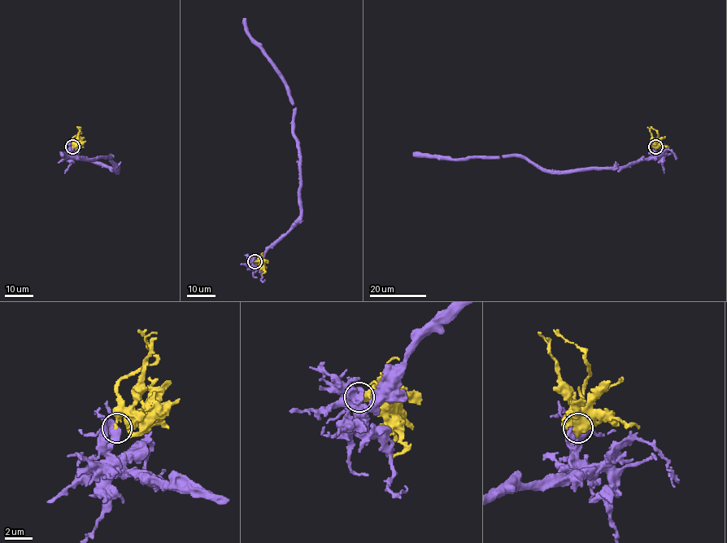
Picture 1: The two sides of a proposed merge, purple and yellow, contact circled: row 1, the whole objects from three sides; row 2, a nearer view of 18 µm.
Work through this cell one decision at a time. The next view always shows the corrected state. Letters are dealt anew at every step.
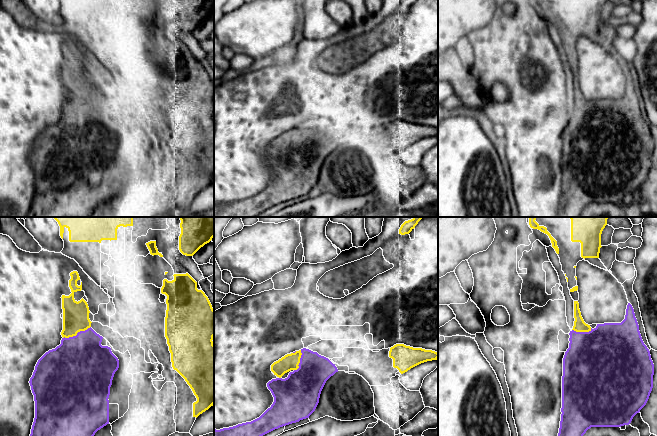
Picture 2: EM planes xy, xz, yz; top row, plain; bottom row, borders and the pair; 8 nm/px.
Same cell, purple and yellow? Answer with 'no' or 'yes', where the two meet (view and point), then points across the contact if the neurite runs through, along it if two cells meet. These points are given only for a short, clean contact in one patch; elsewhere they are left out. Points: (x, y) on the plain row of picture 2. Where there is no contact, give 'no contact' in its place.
yes; meets purple in xy at (77, 110); runs through xy (80, 141), (80, 117), (77, 110), (75, 90)

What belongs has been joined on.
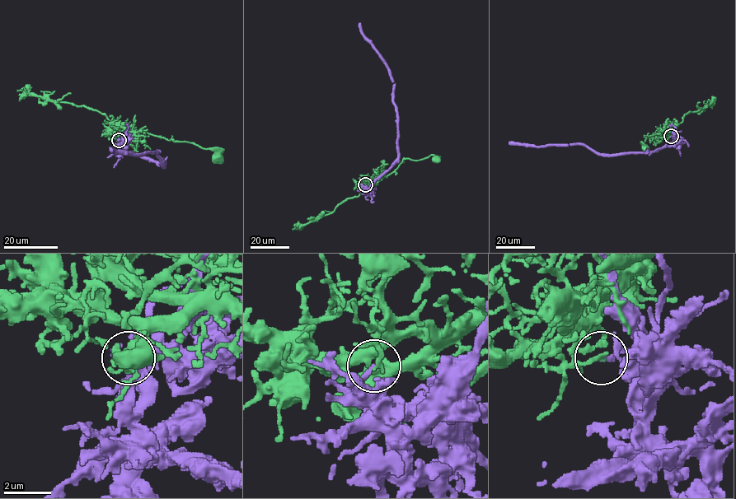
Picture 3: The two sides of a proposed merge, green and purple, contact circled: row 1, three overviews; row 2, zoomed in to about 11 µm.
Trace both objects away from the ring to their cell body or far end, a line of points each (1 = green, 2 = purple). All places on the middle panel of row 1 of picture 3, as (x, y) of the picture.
1: (365, 184), (367, 181), (382, 179), (393, 172), (404, 159), (419, 160), (433, 155), (434, 158)
2: (365, 184), (368, 189), (397, 157), (397, 117), (393, 101), (395, 83), (387, 65), (363, 34), (359, 23)

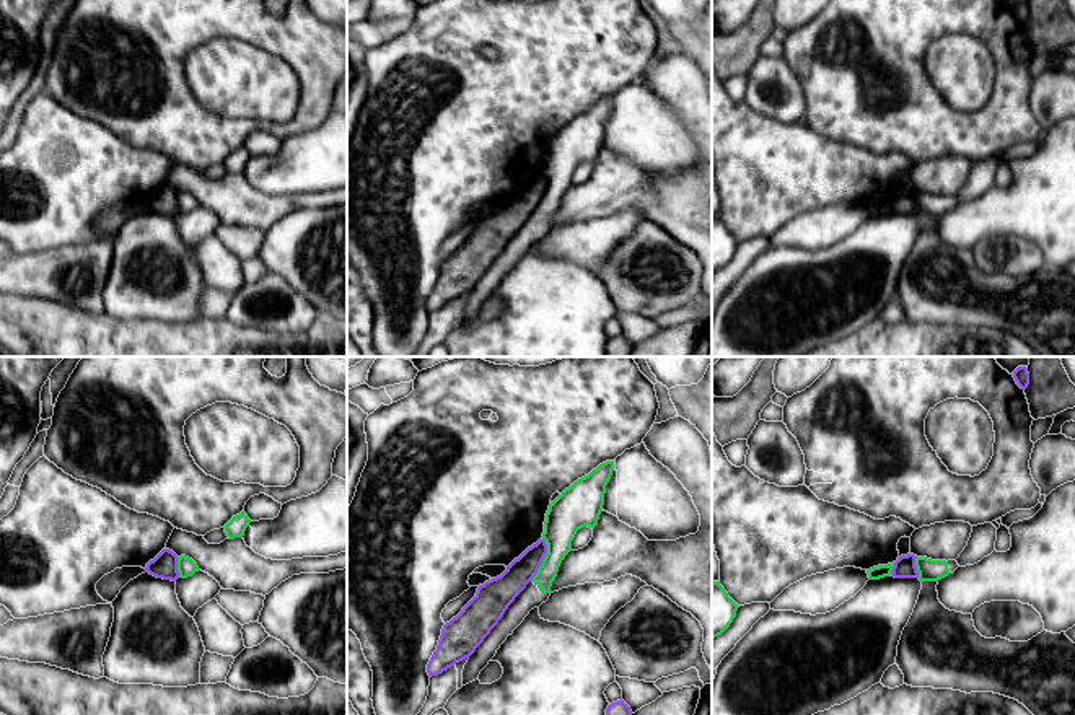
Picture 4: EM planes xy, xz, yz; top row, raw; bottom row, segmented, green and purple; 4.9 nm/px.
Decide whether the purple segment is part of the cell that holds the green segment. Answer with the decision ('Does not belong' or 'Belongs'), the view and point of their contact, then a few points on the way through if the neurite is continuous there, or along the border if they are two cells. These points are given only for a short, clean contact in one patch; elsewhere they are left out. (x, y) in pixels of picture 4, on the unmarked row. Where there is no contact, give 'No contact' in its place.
Does not belong. Touches green at xz (544, 194). Boundary: xz (543, 173), (546, 191), (530, 215)

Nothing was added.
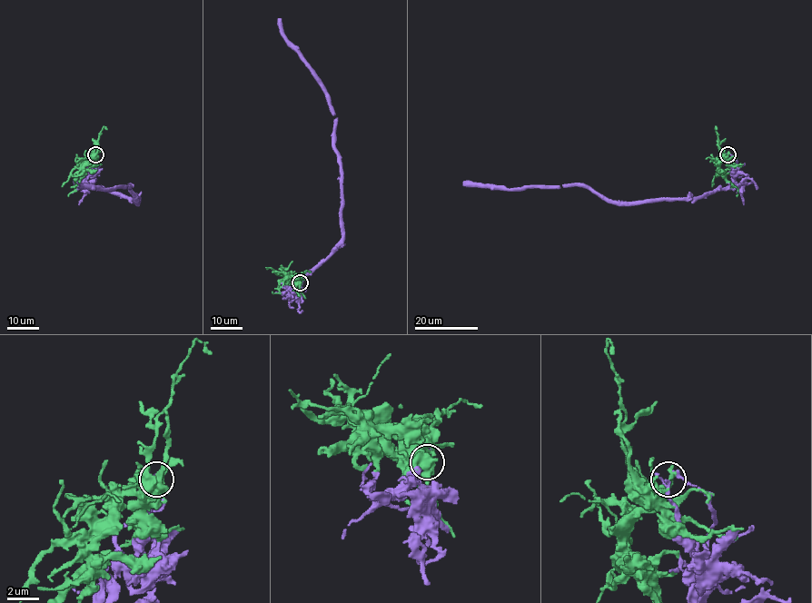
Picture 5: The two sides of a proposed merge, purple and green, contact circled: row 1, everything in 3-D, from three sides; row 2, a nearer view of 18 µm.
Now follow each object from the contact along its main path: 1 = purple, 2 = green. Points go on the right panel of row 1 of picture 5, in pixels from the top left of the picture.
1: (727, 154), (736, 185), (698, 197), (618, 202), (602, 199), (580, 185), (491, 189), (463, 182)
2: (727, 154), (719, 171), (737, 188), (737, 196)

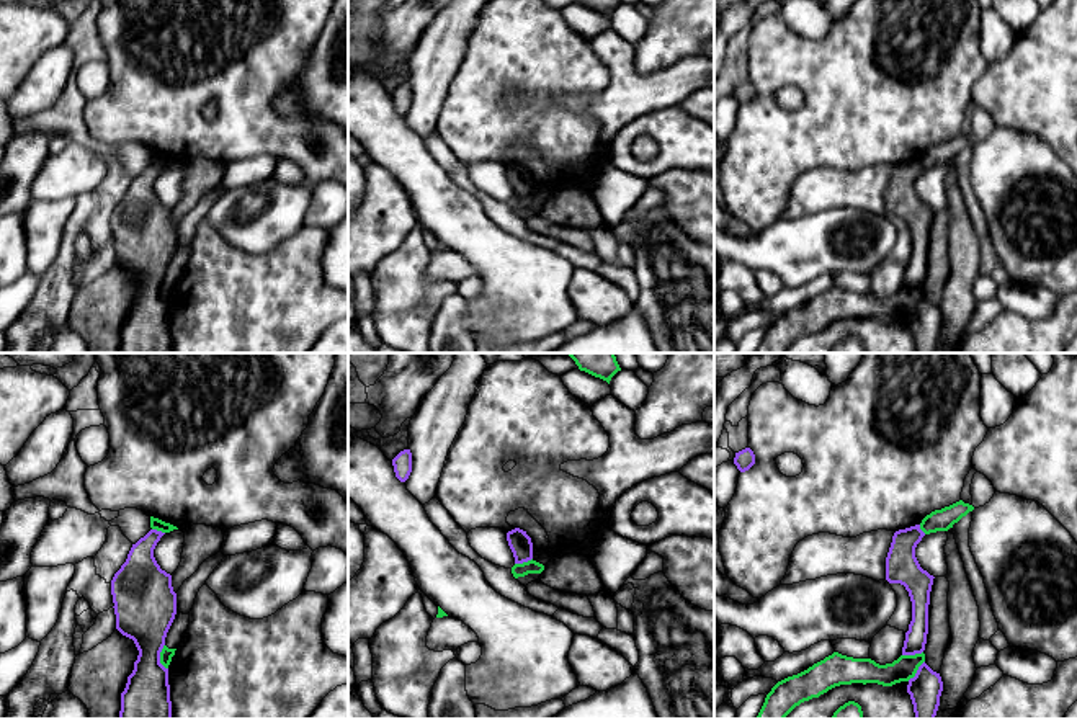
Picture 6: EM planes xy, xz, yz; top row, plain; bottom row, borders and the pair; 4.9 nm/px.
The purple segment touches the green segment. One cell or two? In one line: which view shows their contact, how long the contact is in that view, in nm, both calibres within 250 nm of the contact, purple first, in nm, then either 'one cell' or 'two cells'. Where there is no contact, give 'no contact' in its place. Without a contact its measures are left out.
xy | 130 nm | 300/60 nm | two cells

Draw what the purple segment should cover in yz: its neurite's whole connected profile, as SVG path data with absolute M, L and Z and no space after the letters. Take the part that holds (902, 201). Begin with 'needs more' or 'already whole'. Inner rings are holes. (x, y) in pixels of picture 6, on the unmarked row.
already whole | M920 159L896 165L886 191L886 214L904 219L912 235L912 255L905 266L902 289L922 288L927 278L928 239L935 211L923 204L915 191L915 181L923 170Z

